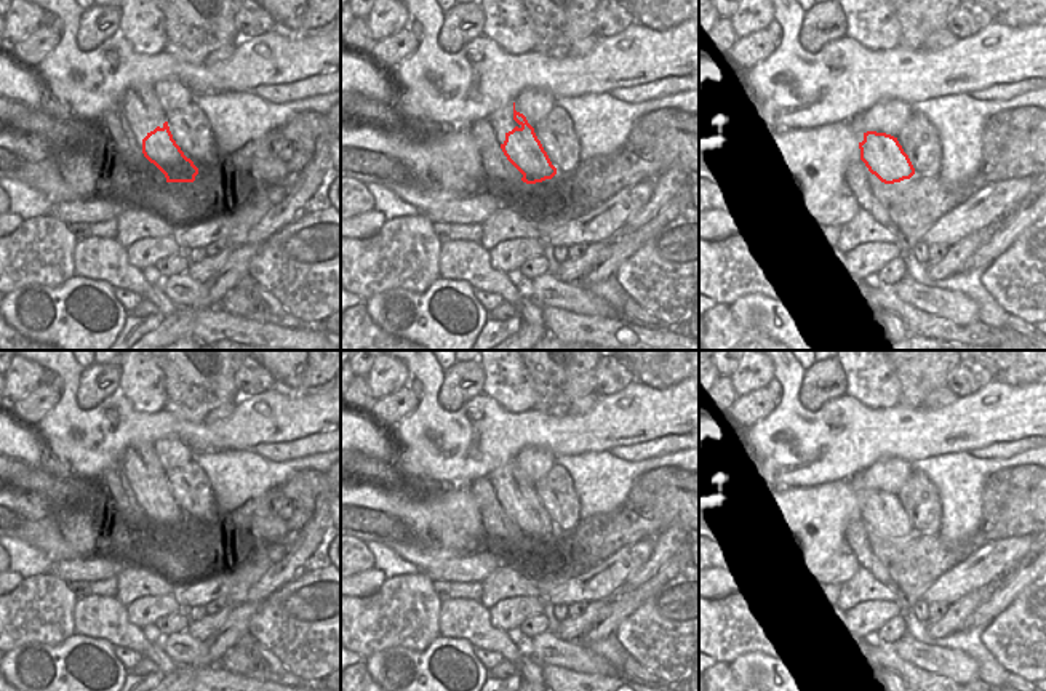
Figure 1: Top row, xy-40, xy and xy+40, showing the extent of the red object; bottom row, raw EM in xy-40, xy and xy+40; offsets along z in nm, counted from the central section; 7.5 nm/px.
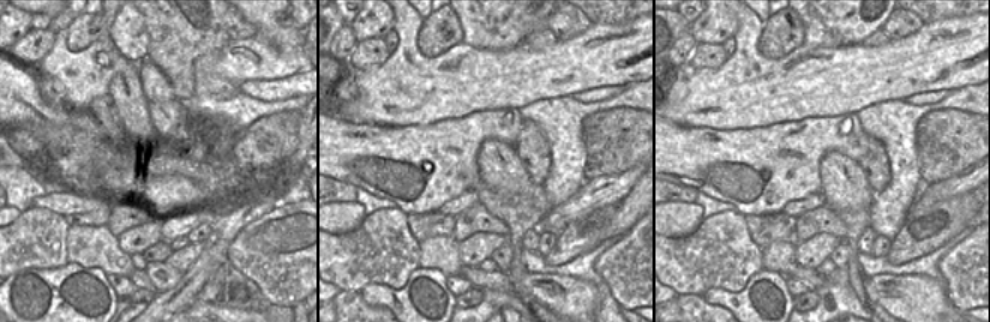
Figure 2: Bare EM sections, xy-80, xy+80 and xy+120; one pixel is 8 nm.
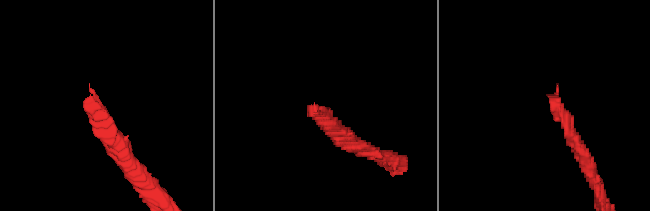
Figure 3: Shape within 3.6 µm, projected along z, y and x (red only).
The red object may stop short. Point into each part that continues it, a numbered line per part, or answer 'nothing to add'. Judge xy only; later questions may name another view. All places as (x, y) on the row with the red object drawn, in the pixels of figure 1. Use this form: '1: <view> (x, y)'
1: xy (503, 122)

